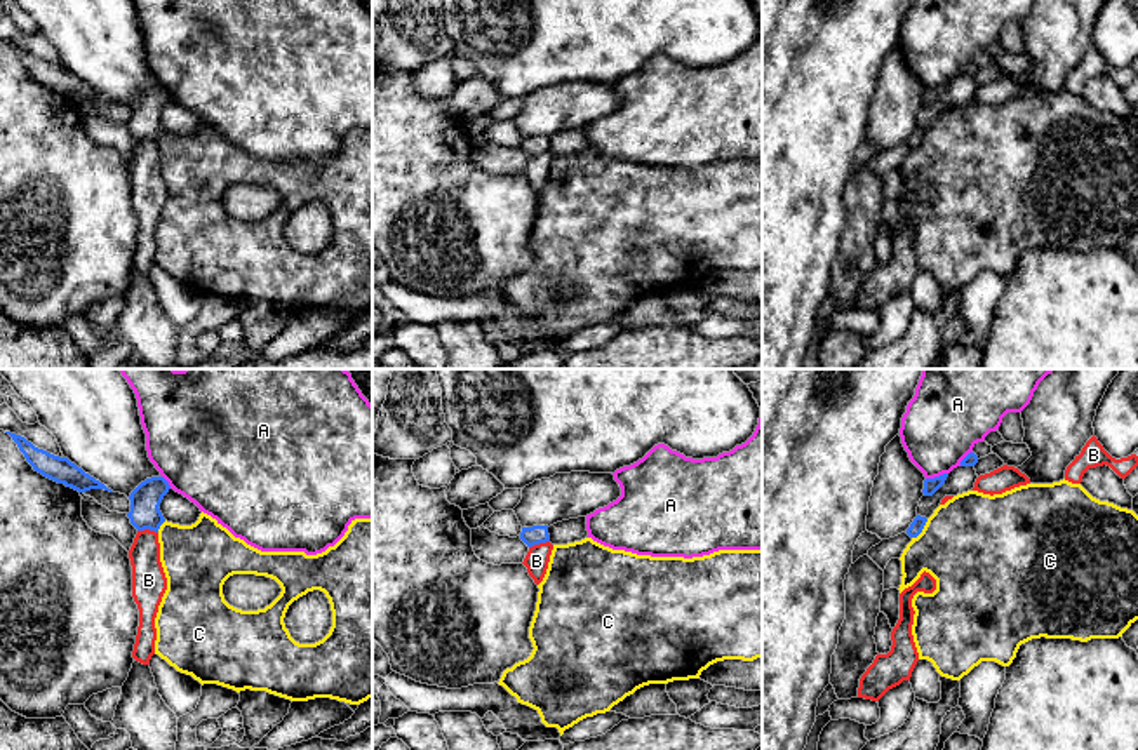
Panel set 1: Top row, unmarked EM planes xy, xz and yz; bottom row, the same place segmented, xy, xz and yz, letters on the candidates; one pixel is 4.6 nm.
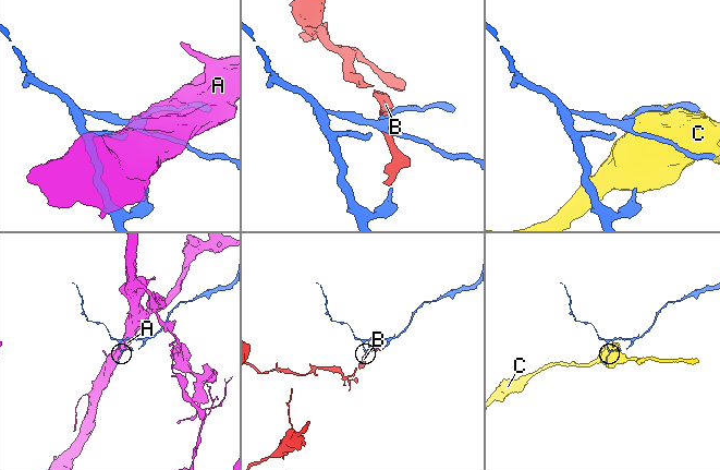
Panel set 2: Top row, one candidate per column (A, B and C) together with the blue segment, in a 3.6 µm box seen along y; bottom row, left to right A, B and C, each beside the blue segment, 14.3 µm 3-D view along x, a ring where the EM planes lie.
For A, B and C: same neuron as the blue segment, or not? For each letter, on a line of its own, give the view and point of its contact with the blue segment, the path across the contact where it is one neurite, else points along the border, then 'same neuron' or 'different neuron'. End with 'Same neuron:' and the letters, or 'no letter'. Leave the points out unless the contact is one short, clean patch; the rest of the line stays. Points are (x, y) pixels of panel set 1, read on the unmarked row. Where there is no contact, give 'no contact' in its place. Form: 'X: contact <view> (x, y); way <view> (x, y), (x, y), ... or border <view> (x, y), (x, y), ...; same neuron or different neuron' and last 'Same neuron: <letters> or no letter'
A: contact yz (937, 87); different neuron
B: contact xy (148, 138); border xy (138, 140), (153, 140), (157, 143); different neuron
C: contact yz (923, 138); different neuron
Same neuron: no letter

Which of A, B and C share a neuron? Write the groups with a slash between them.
A / B / C

